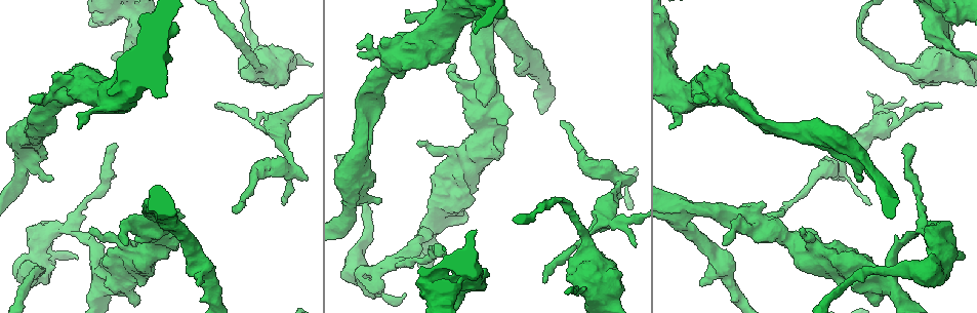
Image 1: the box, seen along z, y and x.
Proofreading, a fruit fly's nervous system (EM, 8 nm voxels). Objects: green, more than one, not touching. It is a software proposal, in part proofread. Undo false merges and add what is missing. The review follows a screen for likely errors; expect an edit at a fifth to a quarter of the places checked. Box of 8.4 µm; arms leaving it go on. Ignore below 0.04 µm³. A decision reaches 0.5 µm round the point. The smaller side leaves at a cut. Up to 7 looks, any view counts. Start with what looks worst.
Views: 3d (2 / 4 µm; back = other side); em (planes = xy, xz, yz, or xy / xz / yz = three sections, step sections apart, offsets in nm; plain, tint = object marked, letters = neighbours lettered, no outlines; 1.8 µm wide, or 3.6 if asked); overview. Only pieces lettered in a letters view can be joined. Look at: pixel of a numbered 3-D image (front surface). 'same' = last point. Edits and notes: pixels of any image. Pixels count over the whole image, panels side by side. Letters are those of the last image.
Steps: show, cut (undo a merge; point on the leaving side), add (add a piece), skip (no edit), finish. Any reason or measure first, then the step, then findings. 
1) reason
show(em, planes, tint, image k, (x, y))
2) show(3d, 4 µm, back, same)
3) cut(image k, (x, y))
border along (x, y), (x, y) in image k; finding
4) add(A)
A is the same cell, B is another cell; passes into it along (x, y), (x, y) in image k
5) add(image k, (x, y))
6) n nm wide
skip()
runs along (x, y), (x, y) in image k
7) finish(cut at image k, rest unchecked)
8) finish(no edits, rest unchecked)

thin end
show(em, xy, step 8, letters, image 1, (234, 208))

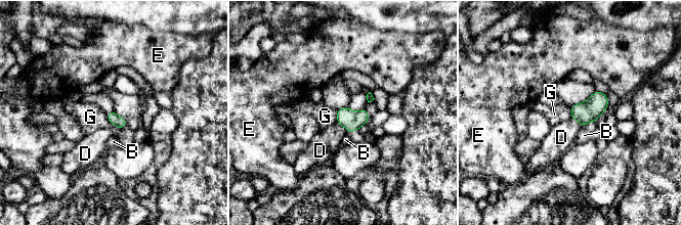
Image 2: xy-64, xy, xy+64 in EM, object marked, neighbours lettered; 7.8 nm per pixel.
show(em, planes, letters, same)

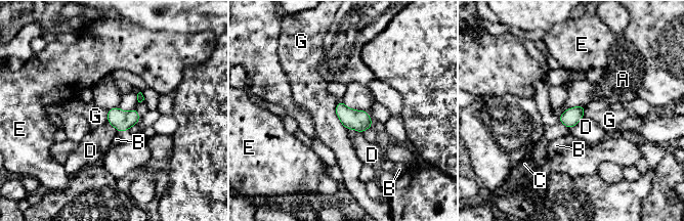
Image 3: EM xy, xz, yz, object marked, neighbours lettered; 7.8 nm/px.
140 nm wide
add(C)
C is the same cell, A, B, D, E and G are other cells; passes into it along (122, 121), (123, 131), (126, 136) in image 3; it goes on there

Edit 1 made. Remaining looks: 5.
abrupt turn
show(em, xz, step 4, tint, image 1, (618, 187))

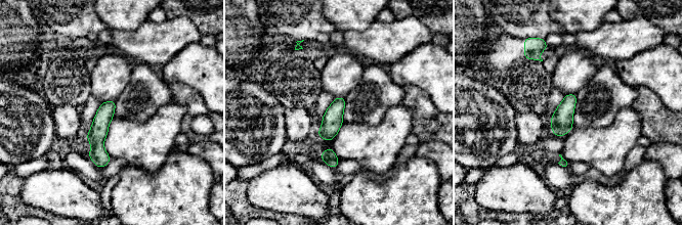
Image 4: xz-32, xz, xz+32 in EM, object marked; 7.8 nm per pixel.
another direction
show(em, planes, letters, same)

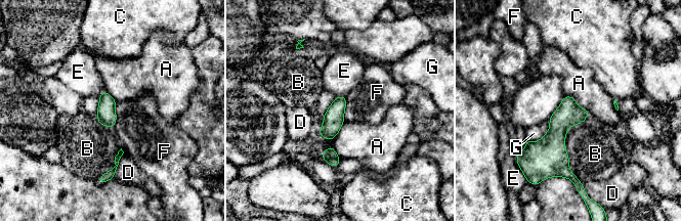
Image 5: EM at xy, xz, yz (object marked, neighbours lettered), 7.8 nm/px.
B touches over 460 nm
skip()
A, B, C, D, E, F and G are other cells; continuous, no second cell

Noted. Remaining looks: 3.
thin end
show(em, planes, letters, image 1, (940, 105))

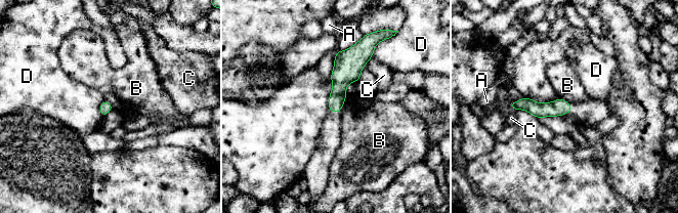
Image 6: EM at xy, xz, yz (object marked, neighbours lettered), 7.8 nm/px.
skip()
A, B, C and D are other cells; border along (346, 96), (340, 112) in image 6; no lettered piece goes on from it

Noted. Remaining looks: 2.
finish(add at image 3, rest unchecked)

